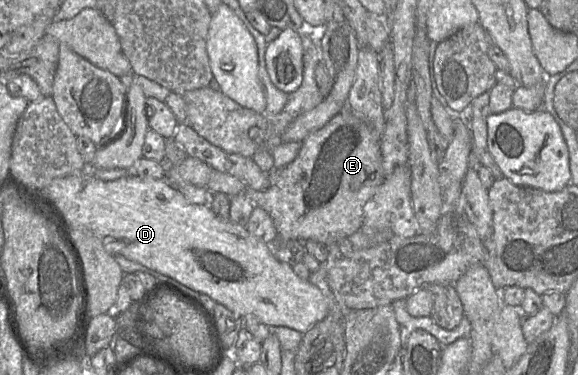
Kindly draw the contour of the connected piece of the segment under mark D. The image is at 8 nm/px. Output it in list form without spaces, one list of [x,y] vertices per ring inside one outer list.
[[[80,172],[55,178],[42,191],[62,212],[70,228],[90,230],[101,240],[108,253],[122,255],[206,294],[239,317],[252,314],[271,328],[285,326],[305,334],[329,312],[330,297],[326,290],[299,278],[292,266],[279,261],[271,246],[250,234],[246,226],[218,217],[209,204],[188,201],[166,179],[145,179],[132,174],[103,181],[92,173]]]

